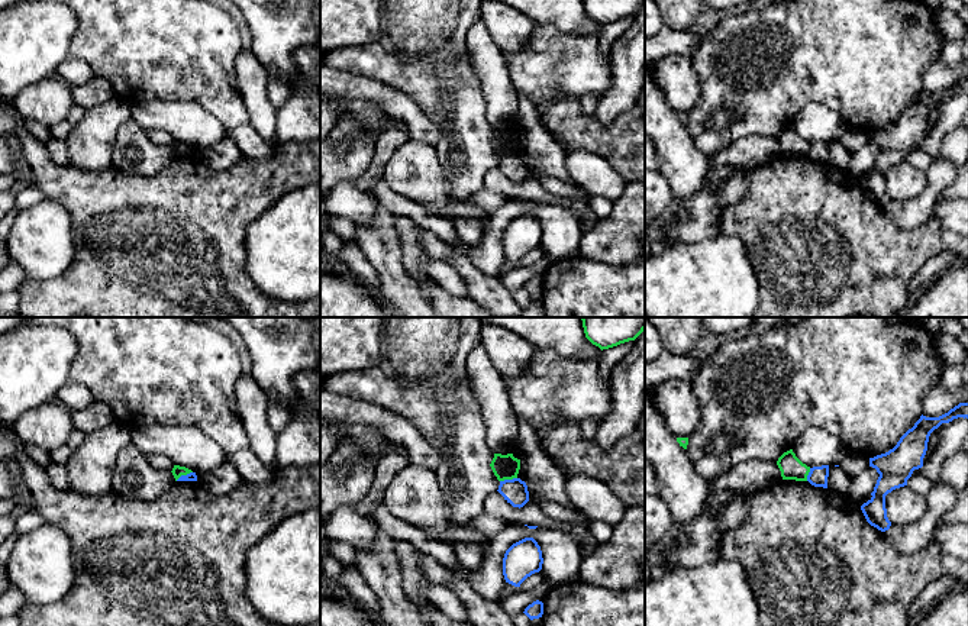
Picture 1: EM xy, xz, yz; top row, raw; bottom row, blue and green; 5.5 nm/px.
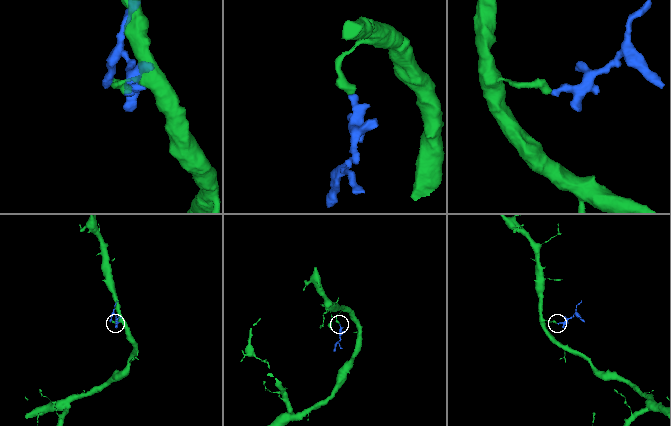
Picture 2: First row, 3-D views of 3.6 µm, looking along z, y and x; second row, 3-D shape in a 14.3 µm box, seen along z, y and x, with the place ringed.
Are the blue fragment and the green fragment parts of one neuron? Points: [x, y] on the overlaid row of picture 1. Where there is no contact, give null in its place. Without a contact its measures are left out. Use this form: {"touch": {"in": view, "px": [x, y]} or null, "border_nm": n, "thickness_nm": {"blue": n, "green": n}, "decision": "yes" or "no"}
{"touch": {"in": "xz", "px": [507, 480]}, "border_nm": 100, "thickness_nm": {"blue": 140, "green": 140}, "decision": "no"}

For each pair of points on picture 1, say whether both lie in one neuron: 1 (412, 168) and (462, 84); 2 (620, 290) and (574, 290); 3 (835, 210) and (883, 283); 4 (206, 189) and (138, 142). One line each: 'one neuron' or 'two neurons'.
1: two neurons
2: one neuron
3: one neuron
4: two neurons

